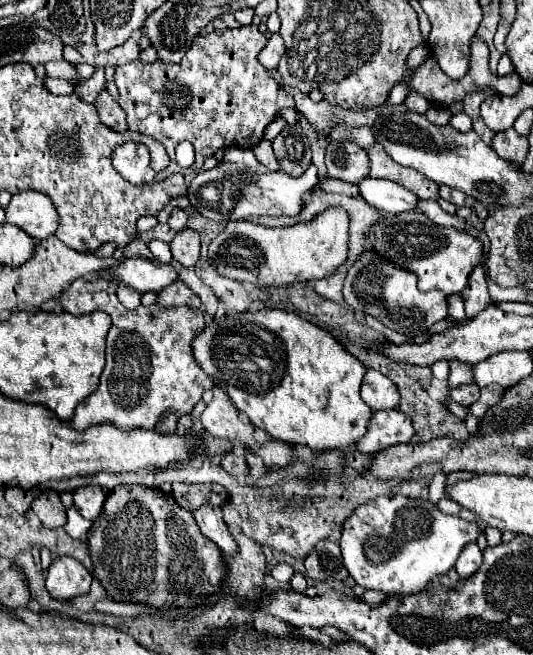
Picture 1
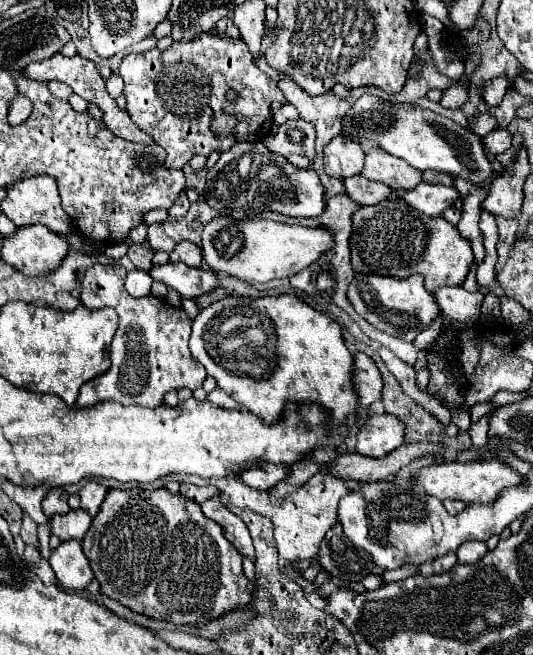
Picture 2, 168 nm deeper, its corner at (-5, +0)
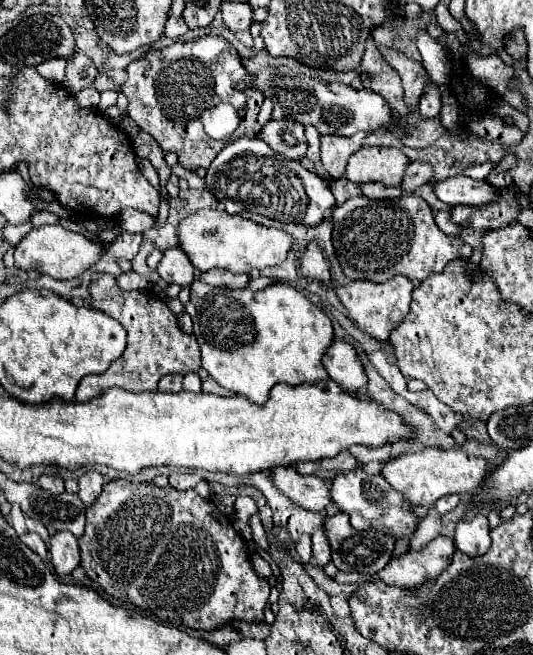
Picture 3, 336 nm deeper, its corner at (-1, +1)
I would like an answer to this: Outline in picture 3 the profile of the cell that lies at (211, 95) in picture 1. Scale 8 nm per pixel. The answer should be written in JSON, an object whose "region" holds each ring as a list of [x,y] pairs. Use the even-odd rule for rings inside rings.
{"region":[[[206,35],[200,41],[186,41],[174,43],[164,49],[152,49],[138,61],[128,65],[128,81],[122,87],[122,93],[128,97],[130,103],[142,105],[128,105],[126,113],[138,123],[138,127],[150,133],[164,151],[174,151],[178,155],[178,163],[182,167],[198,167],[208,169],[214,157],[228,145],[228,141],[210,141],[204,133],[200,115],[208,107],[216,107],[218,103],[230,103],[240,117],[238,131],[244,131],[244,137],[258,137],[260,123],[258,111],[264,103],[260,91],[236,91],[236,81],[246,79],[248,71],[242,65],[238,51],[222,37]]]}

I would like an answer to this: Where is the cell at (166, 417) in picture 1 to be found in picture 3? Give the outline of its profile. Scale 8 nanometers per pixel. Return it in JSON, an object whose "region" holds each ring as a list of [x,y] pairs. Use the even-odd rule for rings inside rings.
{"region":[[[168,373],[168,375],[162,377],[162,381],[158,383],[158,391],[168,391],[168,393],[178,393],[178,391],[182,391],[182,375],[178,375],[178,373]]]}

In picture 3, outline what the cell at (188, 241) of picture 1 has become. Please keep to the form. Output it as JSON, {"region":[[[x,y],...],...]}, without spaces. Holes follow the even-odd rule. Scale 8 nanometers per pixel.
{"region":[[[180,247],[166,249],[156,271],[164,281],[176,283],[180,287],[190,287],[190,283],[194,281],[194,267]]]}

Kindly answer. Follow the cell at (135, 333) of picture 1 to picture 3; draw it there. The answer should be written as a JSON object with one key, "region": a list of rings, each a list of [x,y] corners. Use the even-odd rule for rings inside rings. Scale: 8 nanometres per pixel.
{"region":[[[100,275],[90,285],[92,307],[114,317],[128,331],[128,345],[122,357],[118,357],[104,373],[86,375],[78,389],[76,401],[84,403],[94,397],[100,397],[110,387],[122,387],[126,391],[156,391],[158,381],[166,373],[186,375],[198,371],[200,367],[200,349],[194,335],[188,335],[180,329],[176,315],[150,291],[122,291],[116,285],[114,275]]]}

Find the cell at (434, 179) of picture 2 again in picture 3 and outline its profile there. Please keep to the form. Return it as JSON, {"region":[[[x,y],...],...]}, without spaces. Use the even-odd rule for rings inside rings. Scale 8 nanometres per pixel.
{"region":[[[414,161],[406,167],[406,173],[402,177],[402,189],[412,193],[414,189],[418,189],[420,185],[426,185],[432,181],[432,167],[428,163],[420,163],[420,161]]]}

